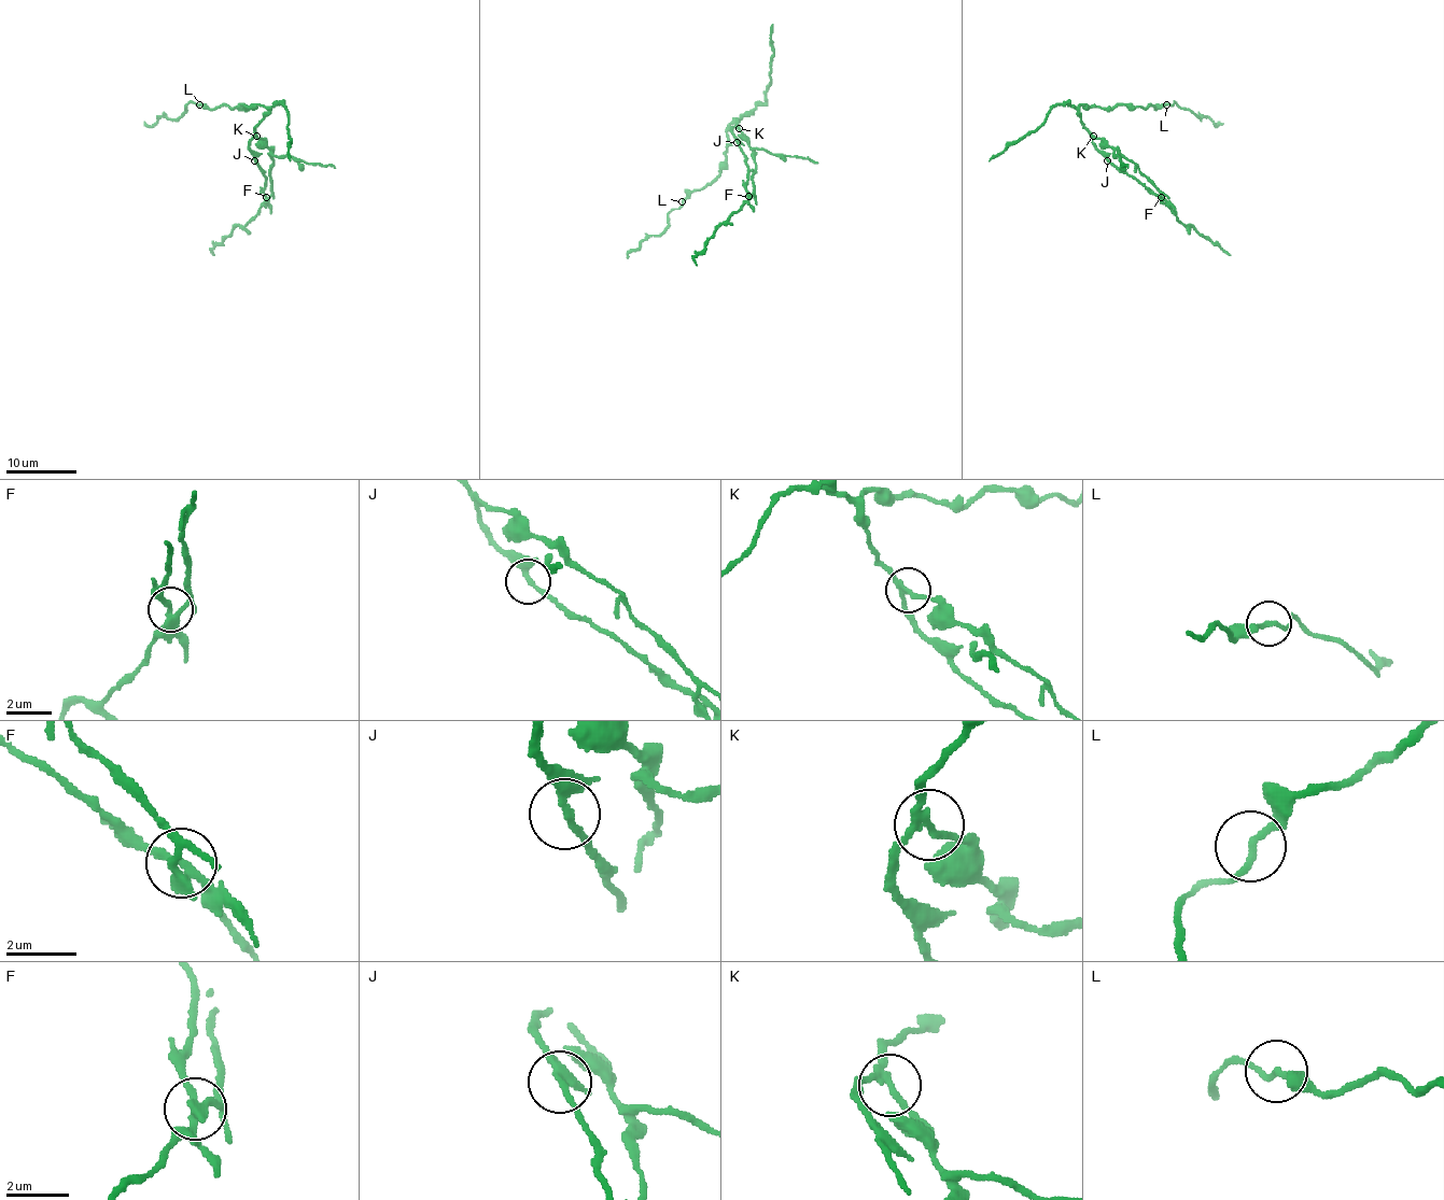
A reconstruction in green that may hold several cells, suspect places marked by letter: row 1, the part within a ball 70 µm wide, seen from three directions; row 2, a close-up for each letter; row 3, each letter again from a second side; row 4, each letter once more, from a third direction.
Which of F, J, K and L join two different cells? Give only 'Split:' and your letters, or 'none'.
Split: F, K

